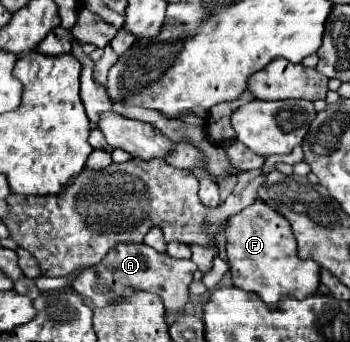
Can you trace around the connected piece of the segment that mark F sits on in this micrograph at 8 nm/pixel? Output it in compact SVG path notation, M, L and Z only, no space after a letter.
M256 200L242 212L230 216L226 220L224 232L234 286L246 292L256 292L264 304L272 308L276 308L278 300L284 296L304 300L318 290L320 266L316 262L298 258L296 238L292 234L290 222L262 200Z

